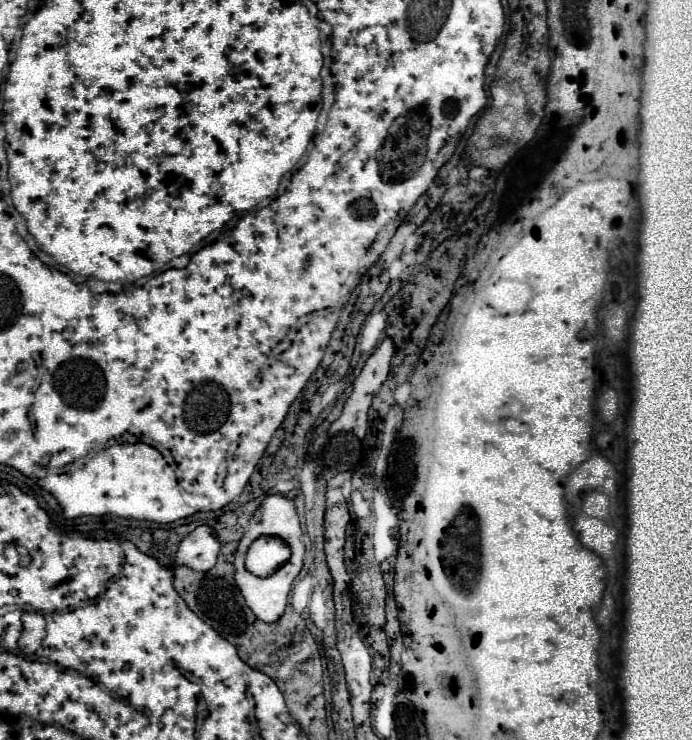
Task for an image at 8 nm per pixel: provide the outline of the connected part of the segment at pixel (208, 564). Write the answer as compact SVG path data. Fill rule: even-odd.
M200 525L196 527L188 537L182 539L180 543L180 549L176 553L176 561L174 565L188 565L192 569L212 569L214 563L216 563L216 557L218 557L218 551L220 551L220 543L216 539L216 533L212 527L208 525ZM186 551L192 551L190 557L192 561L188 561L190 557L188 555L182 555Z

